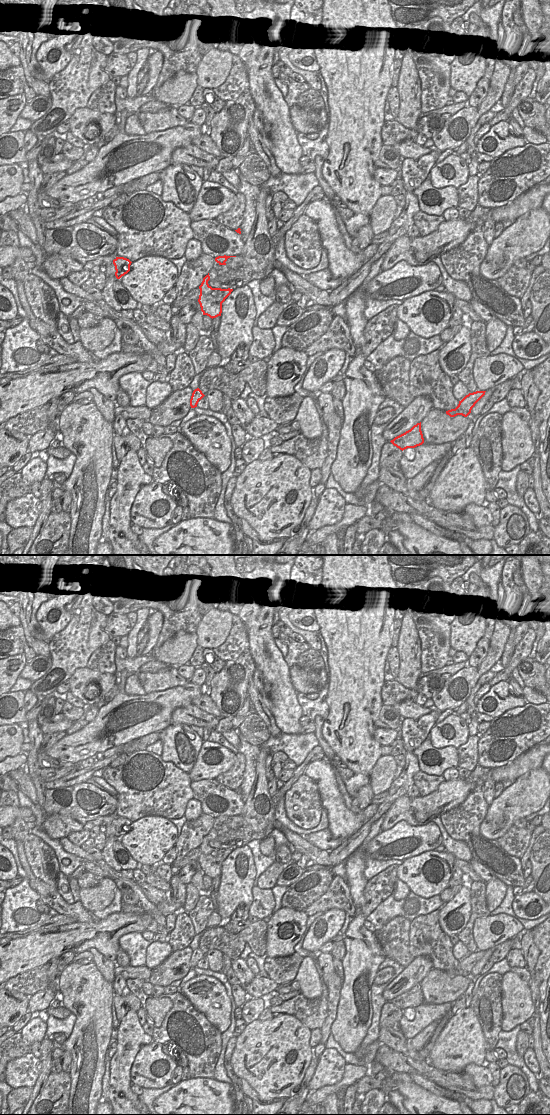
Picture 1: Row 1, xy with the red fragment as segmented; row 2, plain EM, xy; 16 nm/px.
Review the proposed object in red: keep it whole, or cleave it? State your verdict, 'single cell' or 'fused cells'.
fused cells

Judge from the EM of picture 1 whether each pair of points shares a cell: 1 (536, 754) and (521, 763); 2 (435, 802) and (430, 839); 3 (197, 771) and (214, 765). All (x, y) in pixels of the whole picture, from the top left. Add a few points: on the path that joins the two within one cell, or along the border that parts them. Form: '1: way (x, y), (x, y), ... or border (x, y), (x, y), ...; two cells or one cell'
1: way (532, 758), (525, 762); one cell
2: border (430, 820), (421, 825), (410, 825), (406, 821); two cells
3: way (201, 770), (210, 765); one cell

